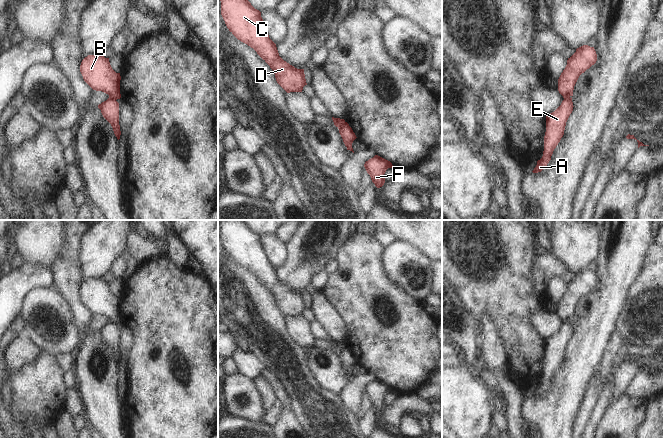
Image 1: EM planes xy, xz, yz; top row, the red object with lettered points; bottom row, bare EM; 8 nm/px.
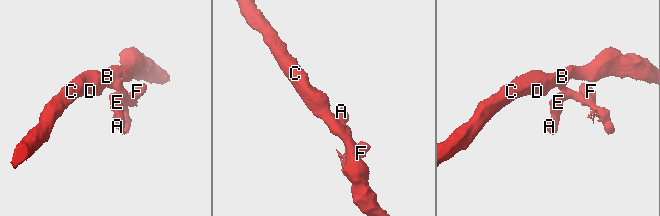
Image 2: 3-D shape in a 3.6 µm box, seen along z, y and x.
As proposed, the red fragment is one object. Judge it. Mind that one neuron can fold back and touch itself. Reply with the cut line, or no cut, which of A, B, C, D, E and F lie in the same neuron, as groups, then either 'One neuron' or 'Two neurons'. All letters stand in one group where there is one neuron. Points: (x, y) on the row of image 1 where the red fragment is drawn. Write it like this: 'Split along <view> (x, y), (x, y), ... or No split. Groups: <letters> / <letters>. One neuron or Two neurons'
Split along xy (109, 96), (115, 100). Groups: A E F / B C D. Two neurons.

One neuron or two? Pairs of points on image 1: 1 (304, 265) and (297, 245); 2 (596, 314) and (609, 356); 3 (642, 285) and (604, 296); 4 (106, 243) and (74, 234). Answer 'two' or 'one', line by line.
1: one
2: two
3: two
4: one

